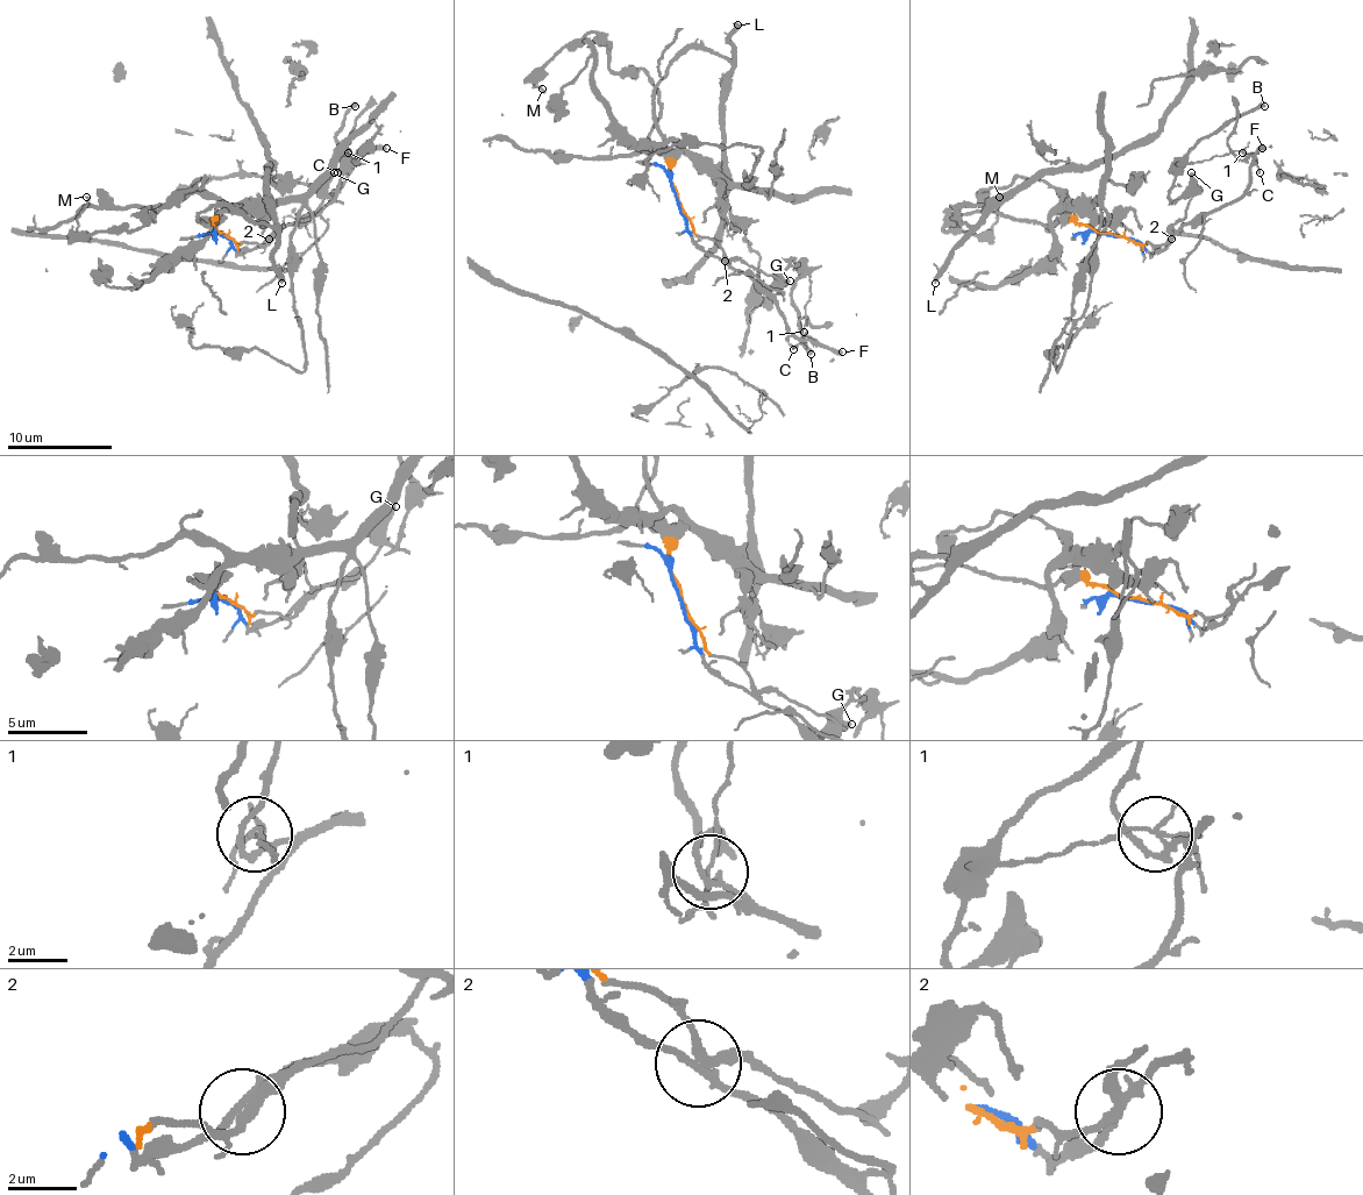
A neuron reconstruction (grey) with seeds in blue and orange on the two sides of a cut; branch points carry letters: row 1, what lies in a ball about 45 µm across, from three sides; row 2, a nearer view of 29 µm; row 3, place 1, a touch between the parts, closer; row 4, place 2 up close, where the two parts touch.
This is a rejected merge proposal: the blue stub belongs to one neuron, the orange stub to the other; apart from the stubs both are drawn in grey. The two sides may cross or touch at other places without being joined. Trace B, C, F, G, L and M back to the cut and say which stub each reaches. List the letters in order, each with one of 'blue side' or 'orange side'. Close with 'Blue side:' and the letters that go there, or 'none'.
B: orange side
C: orange side
F: blue side
G: orange side
L: orange side
M: orange side
Blue side: F

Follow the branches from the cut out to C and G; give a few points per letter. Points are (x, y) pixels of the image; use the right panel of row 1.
C: (1108, 234), (1163, 244), (1186, 207), (1182, 197), (1169, 194), (1186, 163), (1239, 150), (1257, 161), (1260, 173)
G: (1108, 234), (1142, 244), (1163, 244), (1184, 215), (1192, 173)

